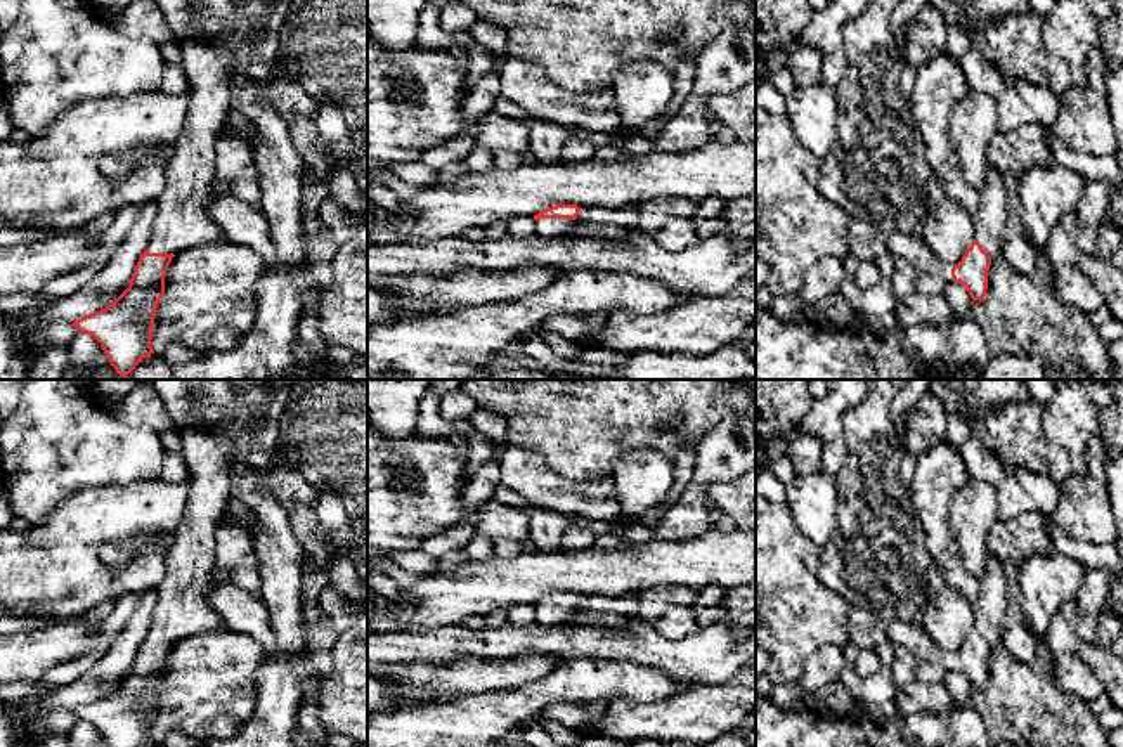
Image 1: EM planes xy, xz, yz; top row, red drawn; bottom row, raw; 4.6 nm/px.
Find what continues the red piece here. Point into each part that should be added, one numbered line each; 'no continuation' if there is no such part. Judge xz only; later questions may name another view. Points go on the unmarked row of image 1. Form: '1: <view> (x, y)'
1: xz (546, 616)

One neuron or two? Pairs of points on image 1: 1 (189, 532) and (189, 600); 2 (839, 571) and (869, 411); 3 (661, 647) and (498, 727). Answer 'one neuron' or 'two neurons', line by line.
1: one neuron
2: one neuron
3: two neurons

